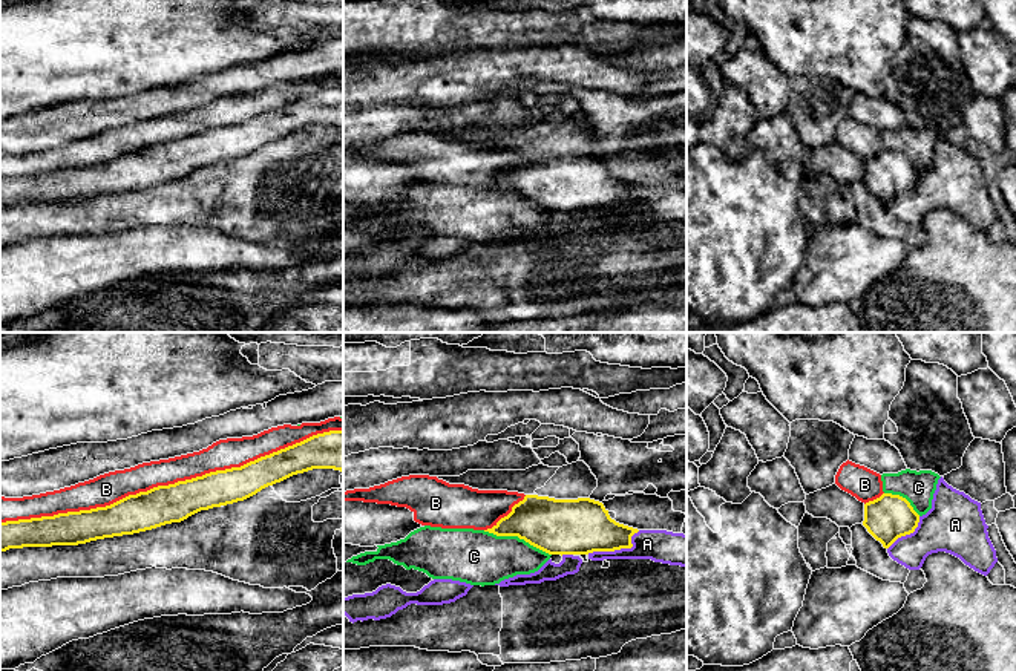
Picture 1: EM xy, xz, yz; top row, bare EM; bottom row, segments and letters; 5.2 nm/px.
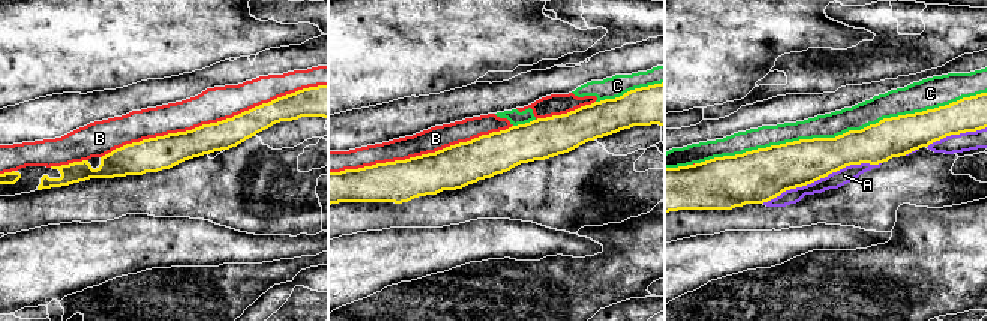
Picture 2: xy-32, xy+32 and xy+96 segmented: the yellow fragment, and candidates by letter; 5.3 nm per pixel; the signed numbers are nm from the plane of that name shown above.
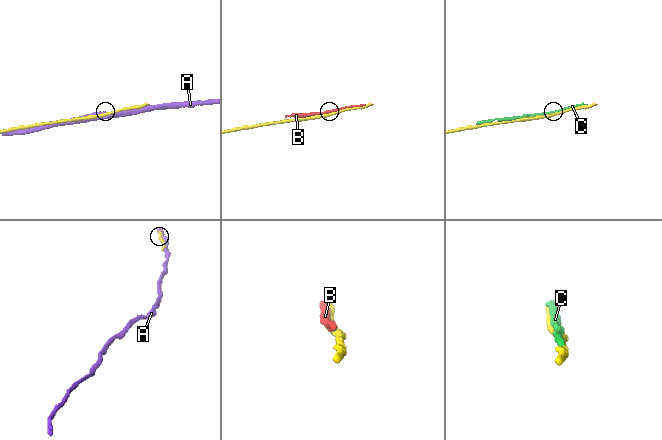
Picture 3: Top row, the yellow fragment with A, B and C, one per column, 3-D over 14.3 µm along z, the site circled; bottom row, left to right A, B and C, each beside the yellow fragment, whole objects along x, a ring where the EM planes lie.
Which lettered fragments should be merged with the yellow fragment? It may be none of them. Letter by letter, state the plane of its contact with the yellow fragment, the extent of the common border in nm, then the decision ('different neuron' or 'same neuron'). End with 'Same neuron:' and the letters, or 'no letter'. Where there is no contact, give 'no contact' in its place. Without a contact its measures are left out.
A: contact in xz; length 300 nm; different neuron
B: contact in xy; length 1850 nm; different neuron
C: contact in xz; length 380 nm; different neuron
Same neuron: no letter

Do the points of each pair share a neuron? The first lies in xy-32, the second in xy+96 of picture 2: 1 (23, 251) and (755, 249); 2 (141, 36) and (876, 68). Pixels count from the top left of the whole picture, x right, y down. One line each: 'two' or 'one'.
1: one
2: two

